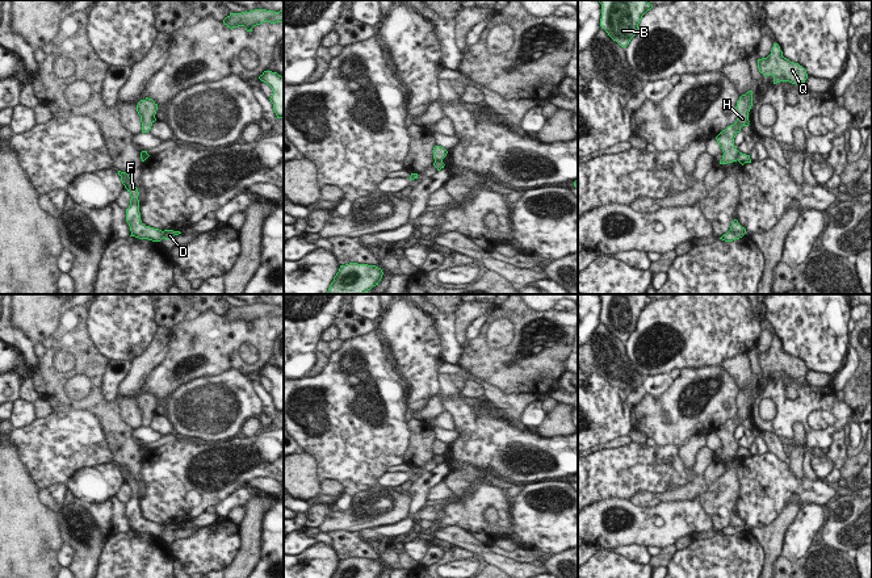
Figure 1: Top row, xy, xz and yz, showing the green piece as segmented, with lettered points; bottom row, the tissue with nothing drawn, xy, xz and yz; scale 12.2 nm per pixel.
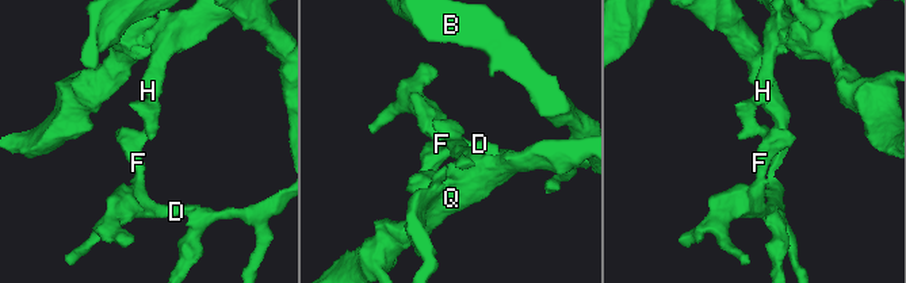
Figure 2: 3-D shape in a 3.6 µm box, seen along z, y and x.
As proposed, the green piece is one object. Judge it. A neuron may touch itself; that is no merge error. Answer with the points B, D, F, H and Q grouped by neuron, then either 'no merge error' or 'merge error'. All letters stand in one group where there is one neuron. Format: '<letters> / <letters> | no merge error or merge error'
B D F / H Q | merge error

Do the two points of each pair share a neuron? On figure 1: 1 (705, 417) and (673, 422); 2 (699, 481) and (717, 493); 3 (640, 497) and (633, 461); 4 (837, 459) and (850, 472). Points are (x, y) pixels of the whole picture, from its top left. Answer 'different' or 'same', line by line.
1: same
2: different
3: different
4: different

